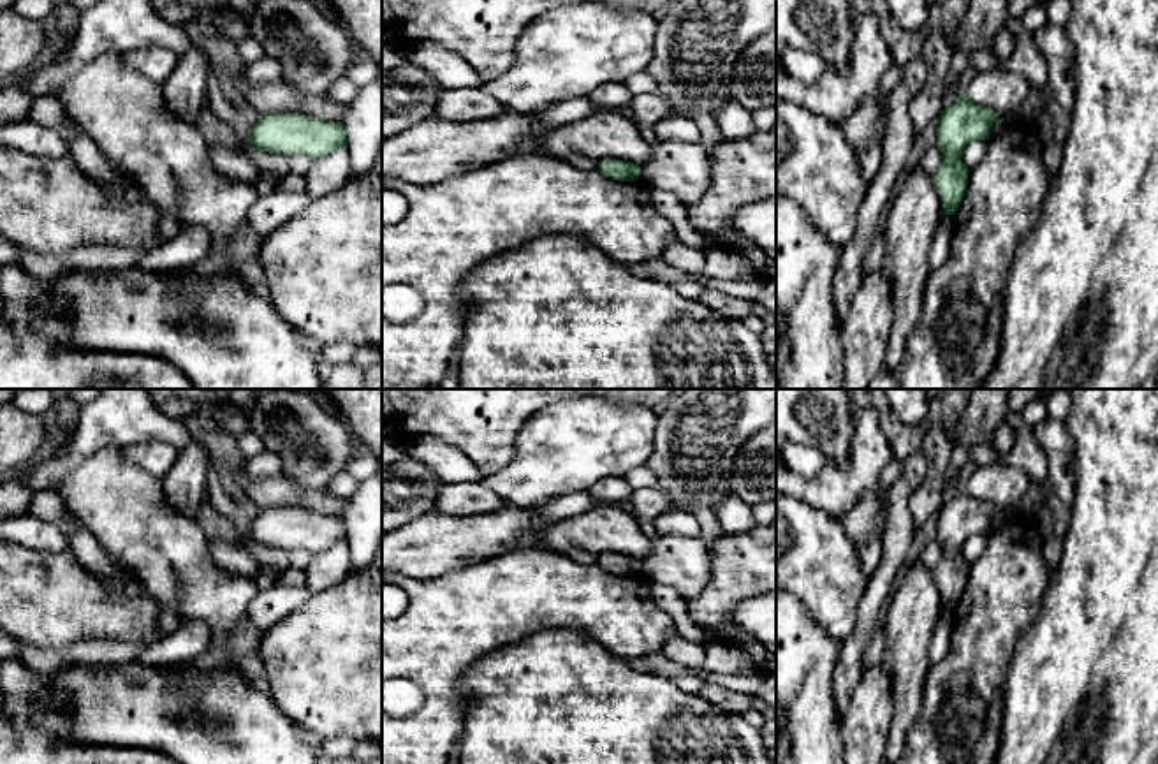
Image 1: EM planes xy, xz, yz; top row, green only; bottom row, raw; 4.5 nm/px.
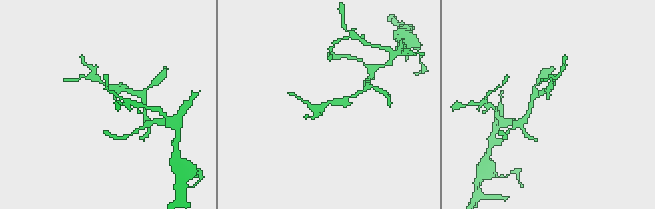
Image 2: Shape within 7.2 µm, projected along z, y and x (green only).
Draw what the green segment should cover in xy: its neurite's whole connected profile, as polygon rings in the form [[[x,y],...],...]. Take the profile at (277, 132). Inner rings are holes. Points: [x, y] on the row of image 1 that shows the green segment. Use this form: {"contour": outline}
{"contour": [[[299,113],[260,114],[246,139],[257,151],[304,153],[311,160],[347,148],[347,132],[340,121],[324,121]]]}

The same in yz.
{"contour": [[[963,93],[945,107],[936,120],[936,146],[942,151],[942,165],[933,176],[942,201],[942,215],[956,215],[966,190],[968,167],[963,151],[970,141],[989,139],[996,113],[975,104]]]}

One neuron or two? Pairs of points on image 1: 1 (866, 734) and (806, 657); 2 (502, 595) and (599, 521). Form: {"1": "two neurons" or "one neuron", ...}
{"1": "two neurons", "2": "two neurons"}

